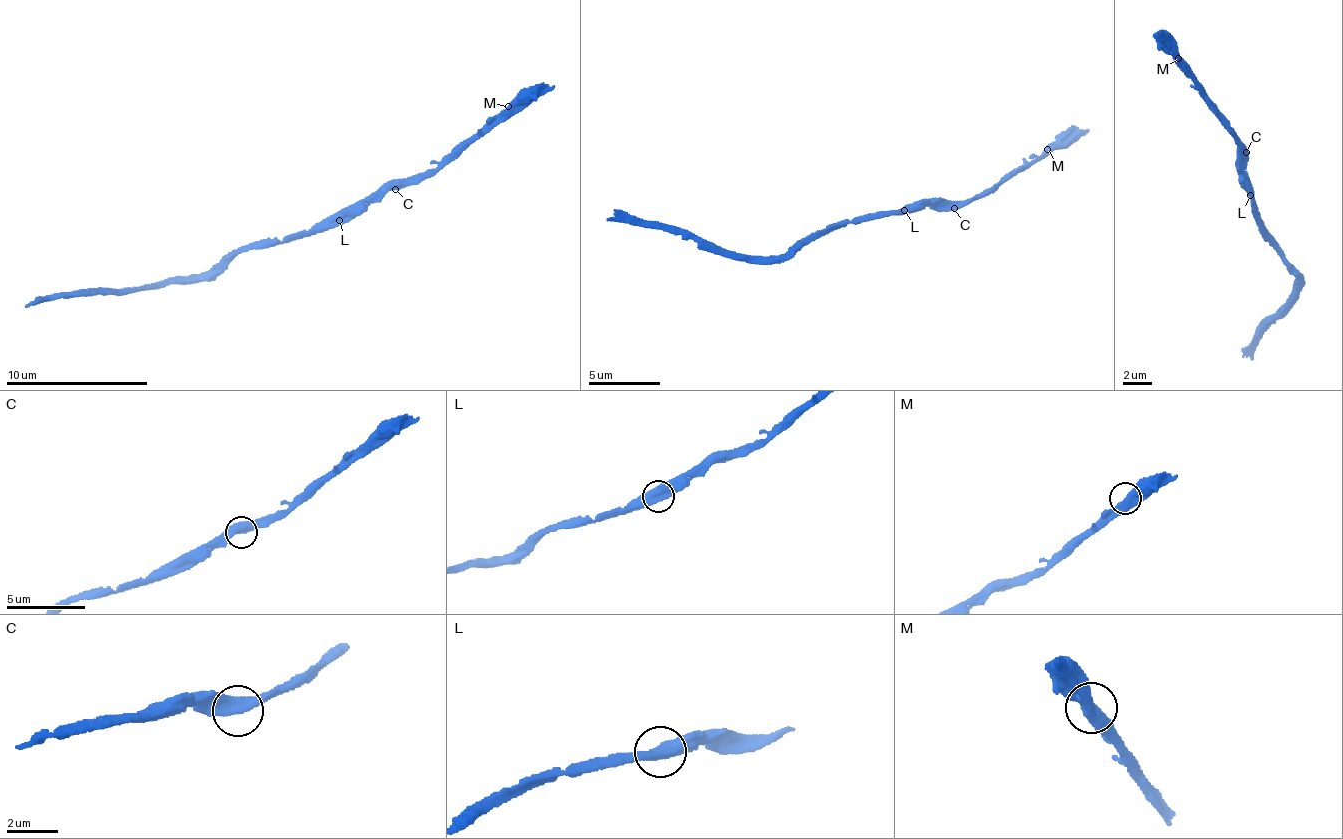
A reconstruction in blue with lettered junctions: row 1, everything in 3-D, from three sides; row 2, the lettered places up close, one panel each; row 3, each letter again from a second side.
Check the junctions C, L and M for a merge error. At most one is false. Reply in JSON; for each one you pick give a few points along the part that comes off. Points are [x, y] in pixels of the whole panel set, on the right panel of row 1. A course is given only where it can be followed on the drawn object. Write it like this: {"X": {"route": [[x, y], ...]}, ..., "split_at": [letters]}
{"split_at": []}

